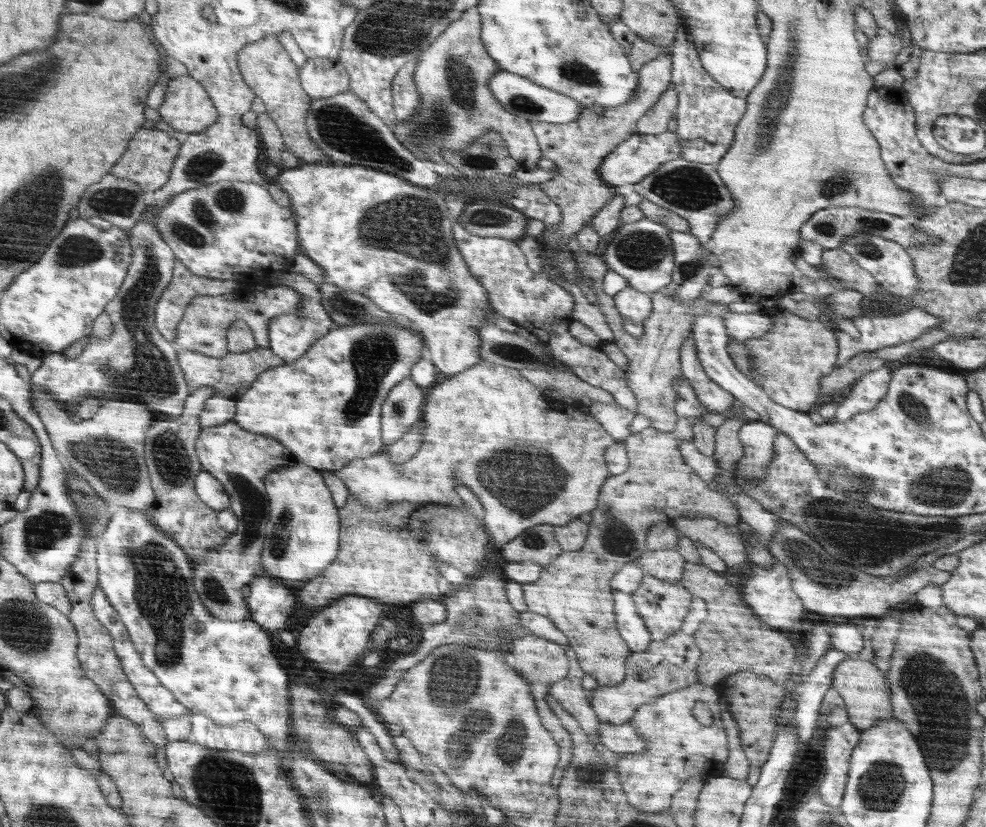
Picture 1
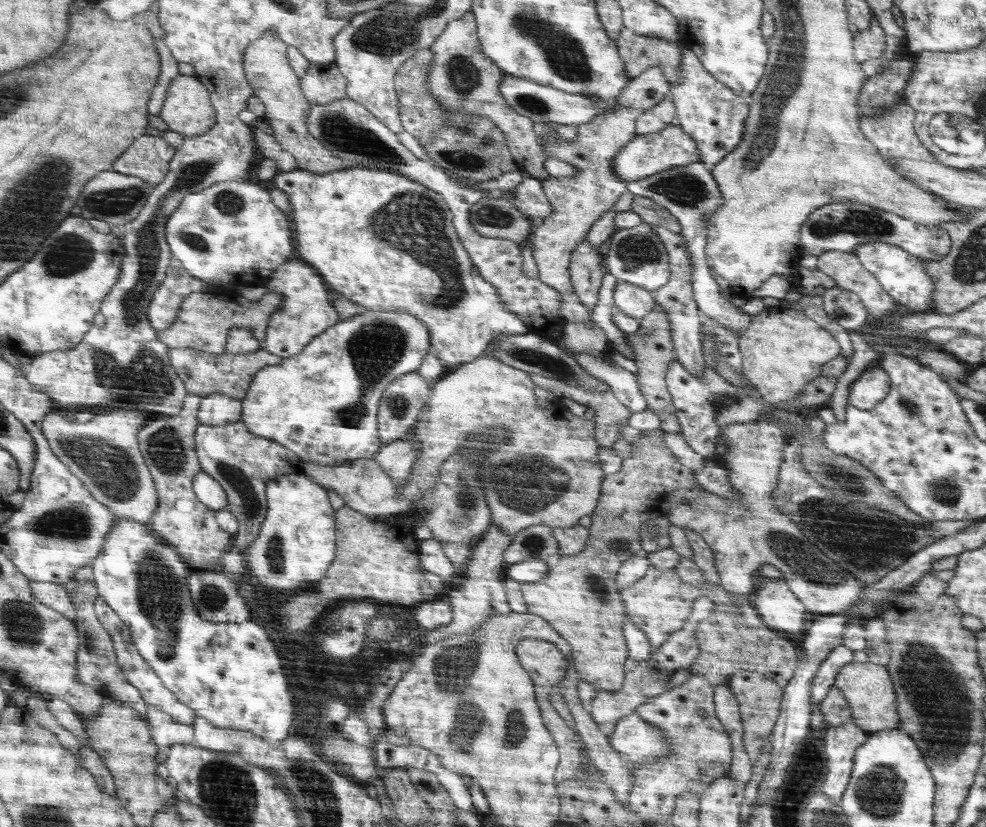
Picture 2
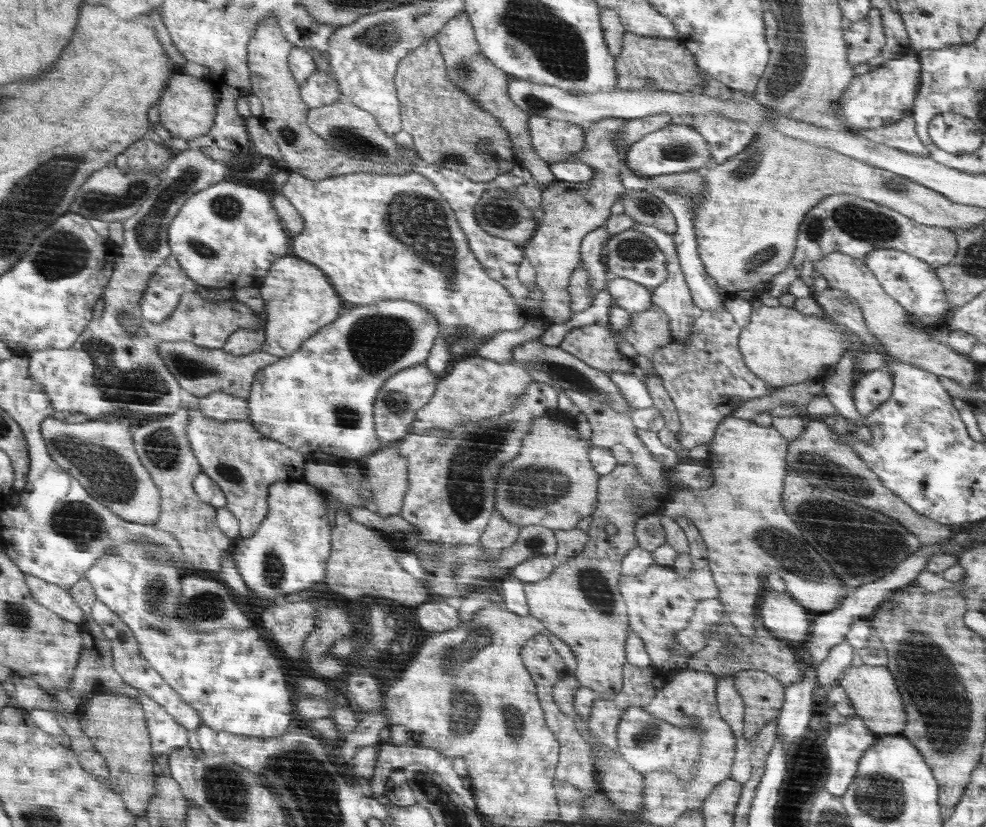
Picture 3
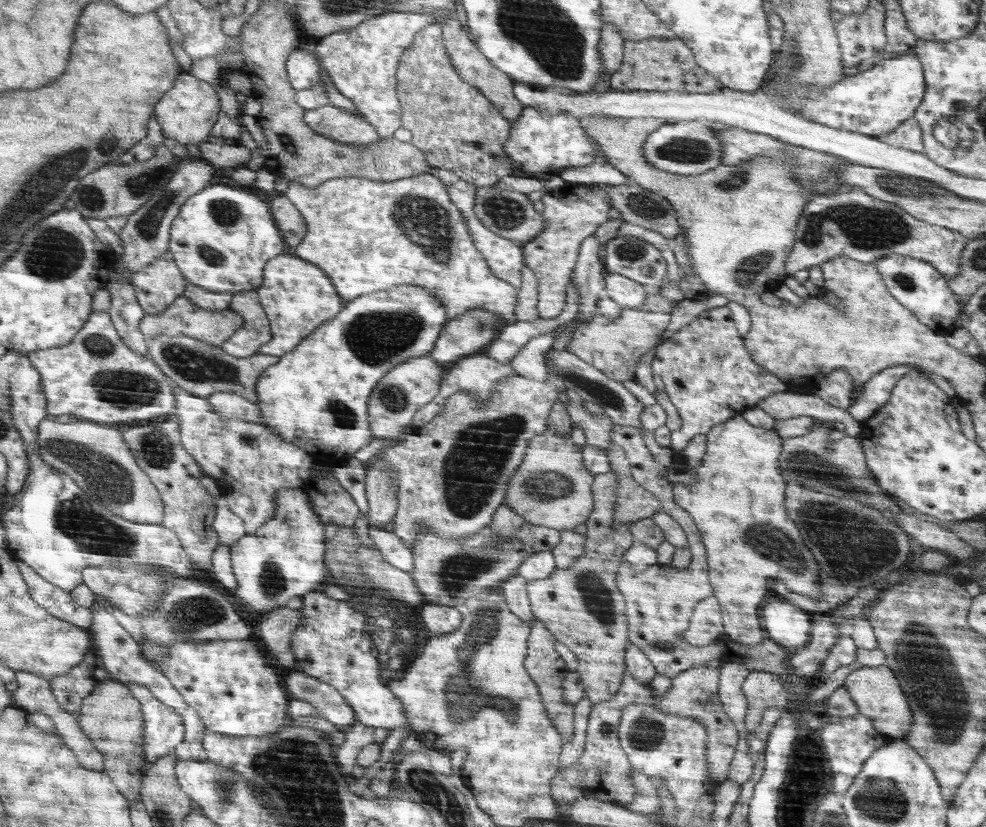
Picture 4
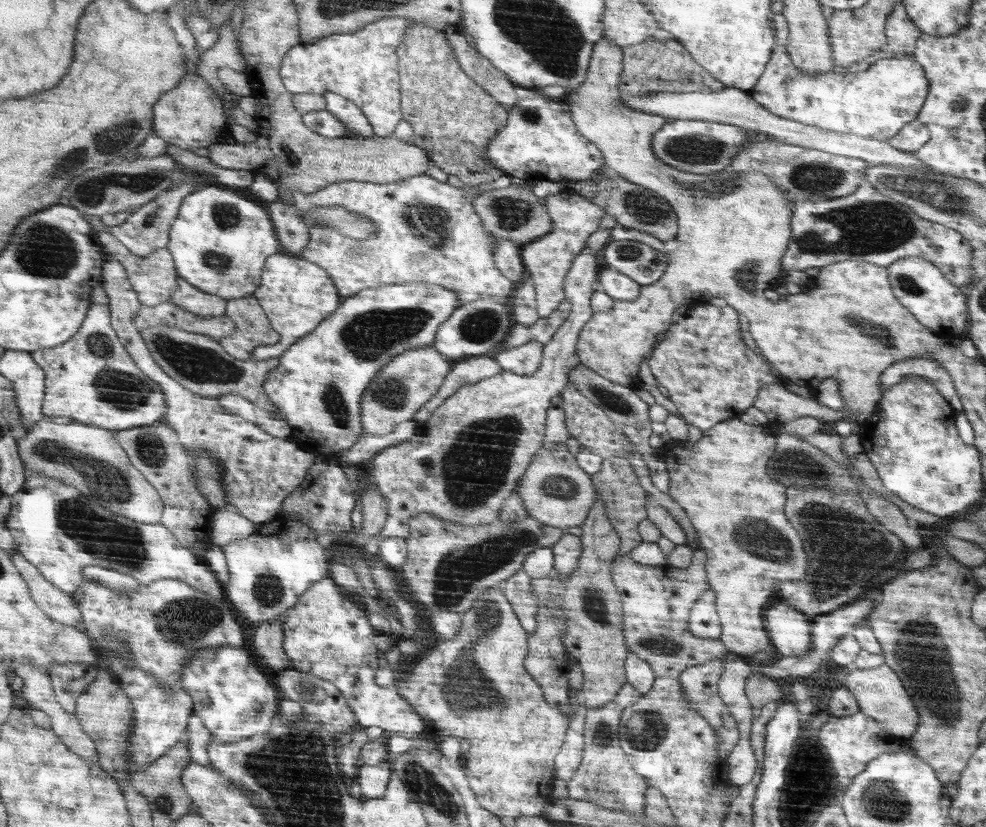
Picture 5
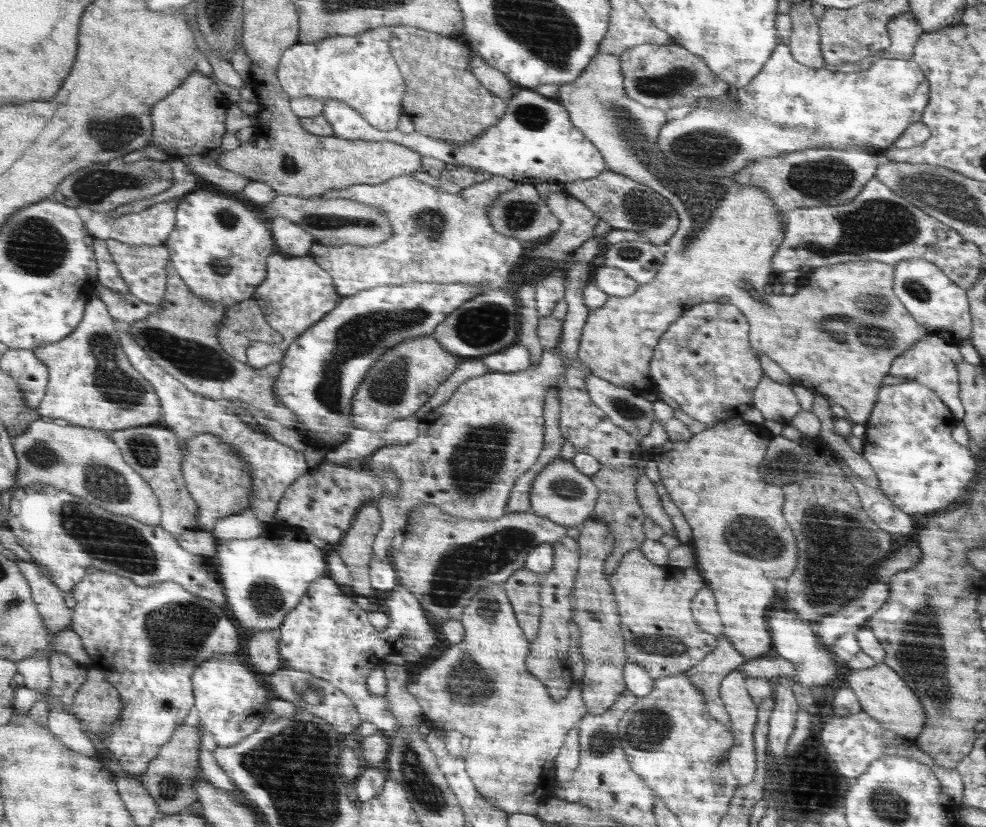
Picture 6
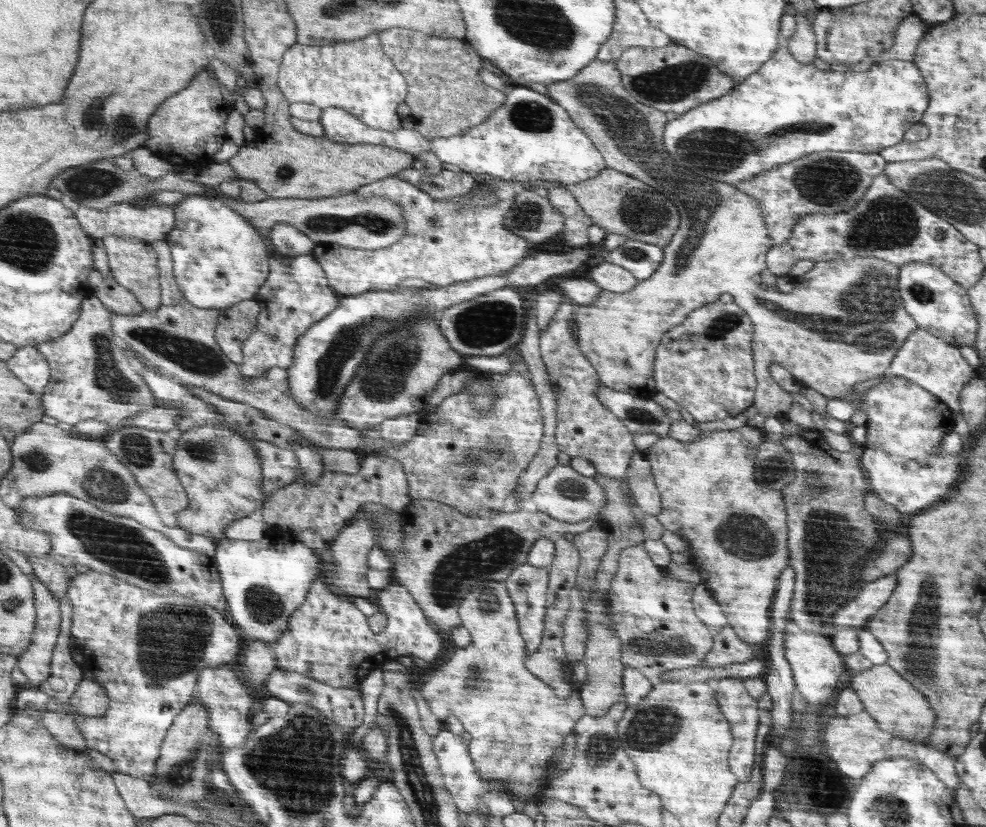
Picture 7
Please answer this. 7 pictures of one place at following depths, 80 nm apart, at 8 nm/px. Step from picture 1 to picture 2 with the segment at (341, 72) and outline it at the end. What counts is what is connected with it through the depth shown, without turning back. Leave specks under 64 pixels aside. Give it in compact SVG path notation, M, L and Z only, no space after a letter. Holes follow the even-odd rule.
M334 62L326 65L311 64L300 79L301 89L310 104L328 104L347 96L347 80Z

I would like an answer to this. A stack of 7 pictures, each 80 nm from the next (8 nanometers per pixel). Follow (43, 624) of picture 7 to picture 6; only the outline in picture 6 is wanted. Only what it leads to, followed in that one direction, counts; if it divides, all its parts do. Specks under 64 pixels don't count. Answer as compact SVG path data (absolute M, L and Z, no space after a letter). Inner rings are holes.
M19 559L15 561L33 587L33 600L37 603L42 620L50 635L72 627L73 609L64 603L64 591L40 572L34 563ZM37 652L34 656L16 662L17 672L24 677L24 687L46 695L52 683L49 669L50 654Z

